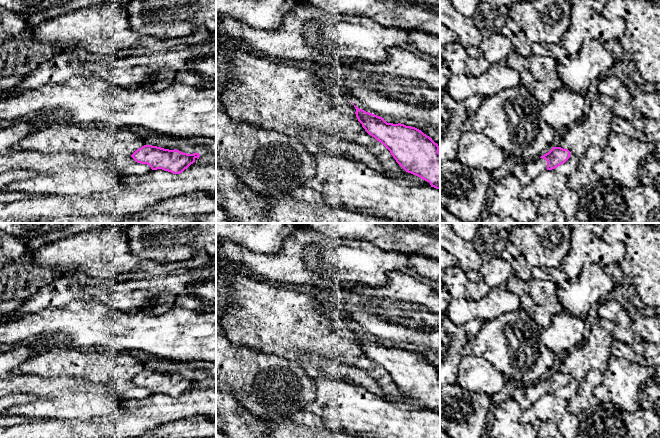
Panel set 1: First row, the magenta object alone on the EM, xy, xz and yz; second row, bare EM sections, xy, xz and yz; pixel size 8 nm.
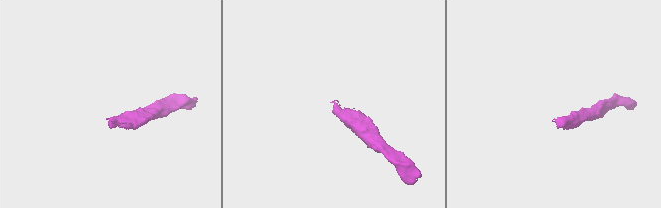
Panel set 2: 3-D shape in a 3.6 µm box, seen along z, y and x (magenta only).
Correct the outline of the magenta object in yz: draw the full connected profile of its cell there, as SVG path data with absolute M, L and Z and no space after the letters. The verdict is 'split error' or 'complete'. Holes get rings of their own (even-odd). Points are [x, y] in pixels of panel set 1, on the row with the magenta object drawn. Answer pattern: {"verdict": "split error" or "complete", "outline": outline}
{"verdict": "split error", "outline": "M553 147L541 157L527 161L519 160L512 170L522 186L526 186L531 180L545 170L552 170L564 164L570 158L570 151L561 147Z"}

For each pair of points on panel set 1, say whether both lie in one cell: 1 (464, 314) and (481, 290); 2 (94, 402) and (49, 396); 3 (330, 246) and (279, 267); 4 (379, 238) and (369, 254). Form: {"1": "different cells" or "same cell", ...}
{"1": "different cells", "2": "same cell", "3": "same cell", "4": "different cells"}

